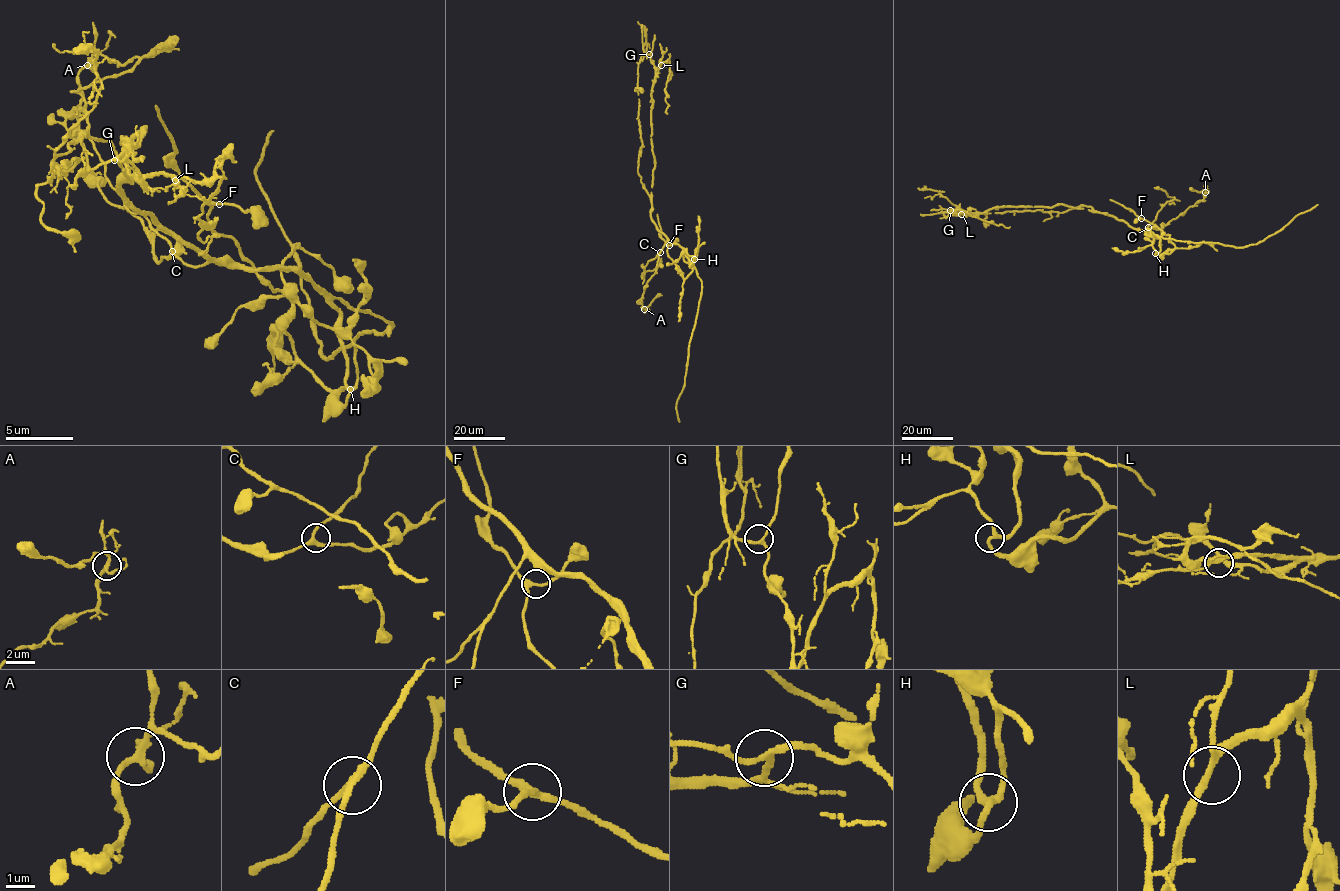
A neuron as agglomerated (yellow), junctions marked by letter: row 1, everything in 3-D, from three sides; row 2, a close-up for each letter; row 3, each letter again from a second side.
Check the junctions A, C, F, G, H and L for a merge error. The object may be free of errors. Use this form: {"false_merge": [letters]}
{"false_merge": []}

